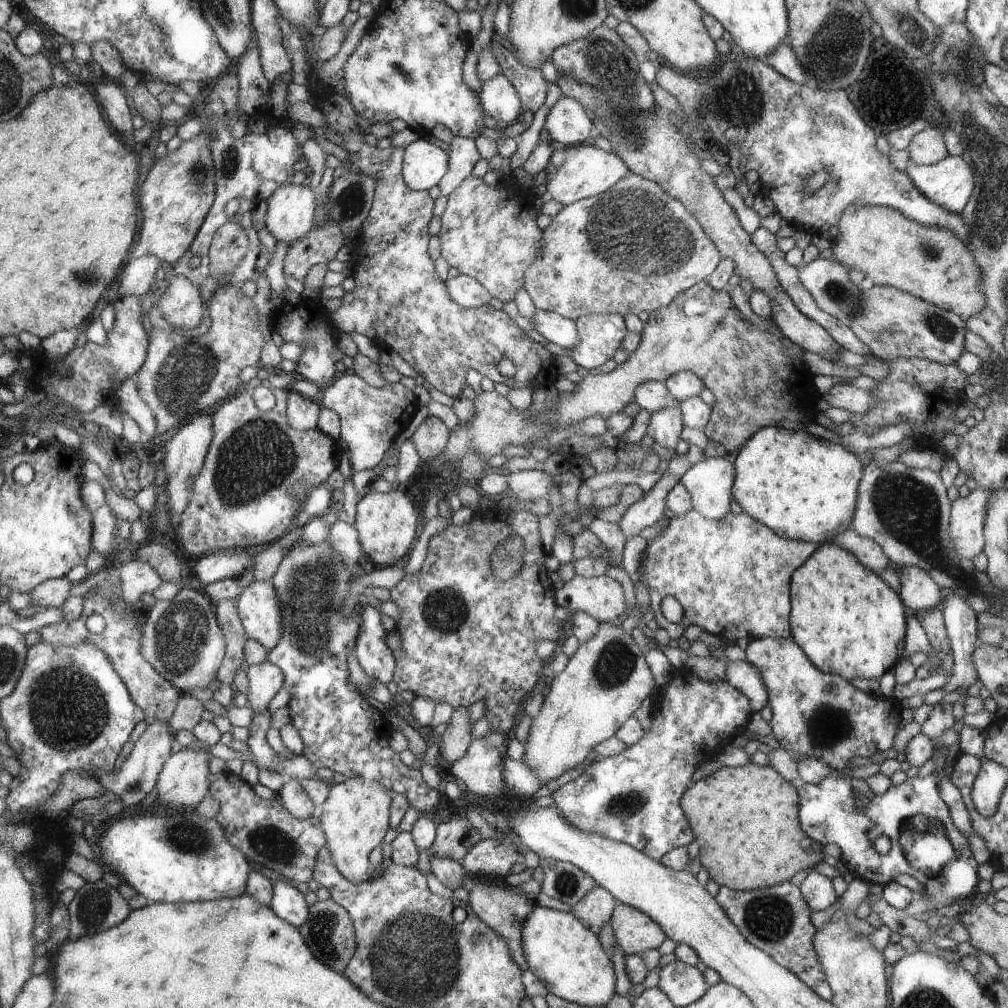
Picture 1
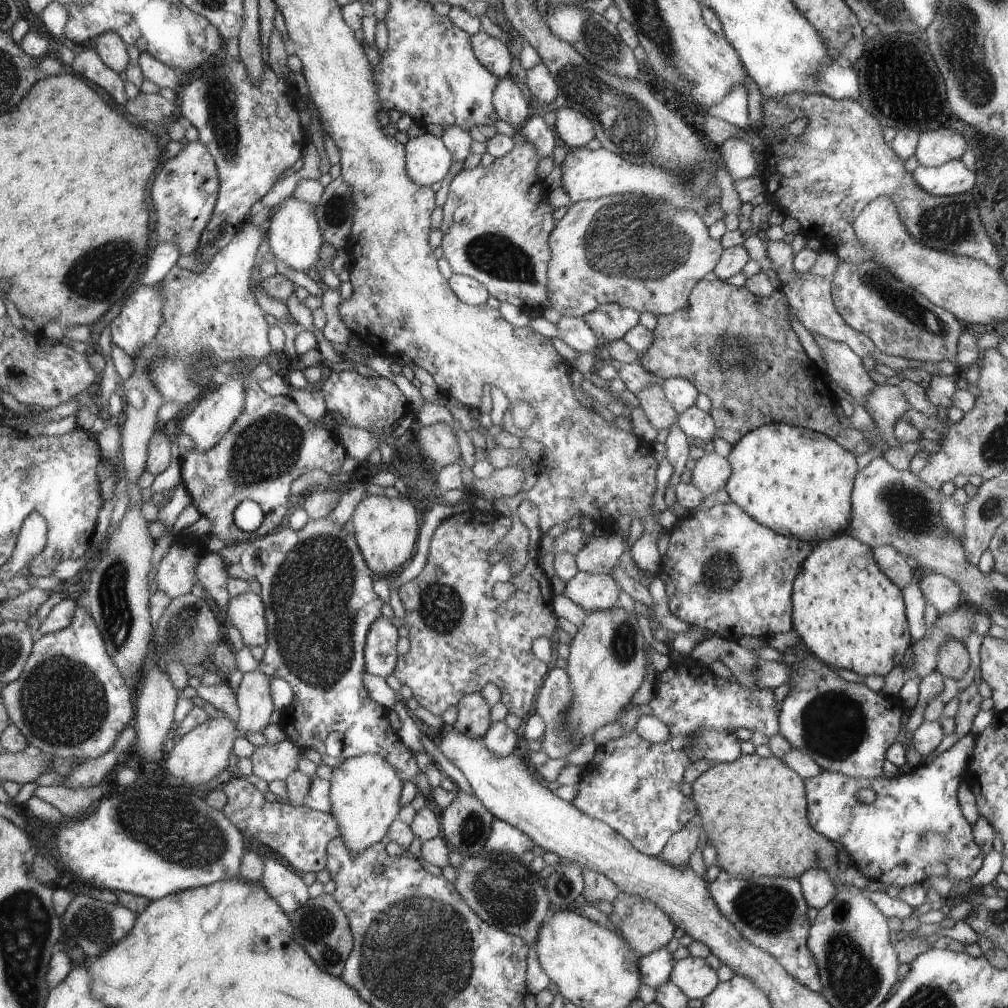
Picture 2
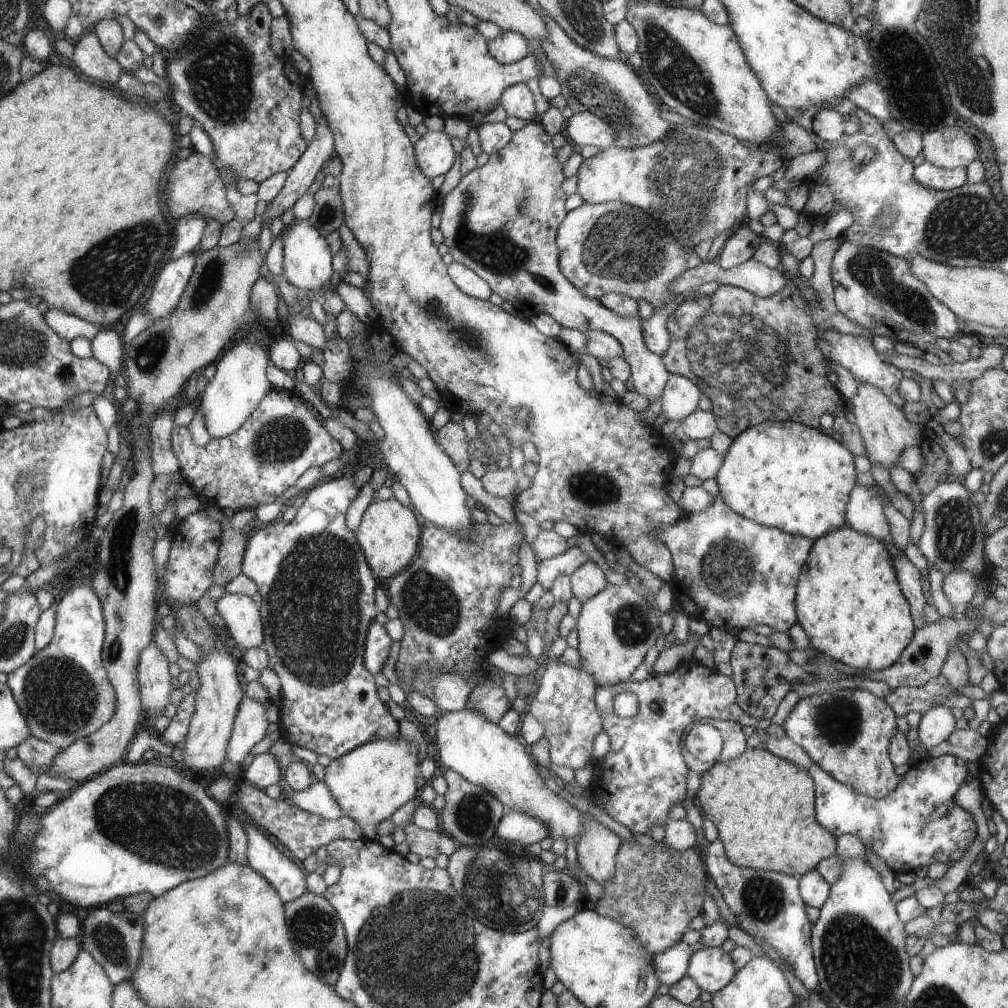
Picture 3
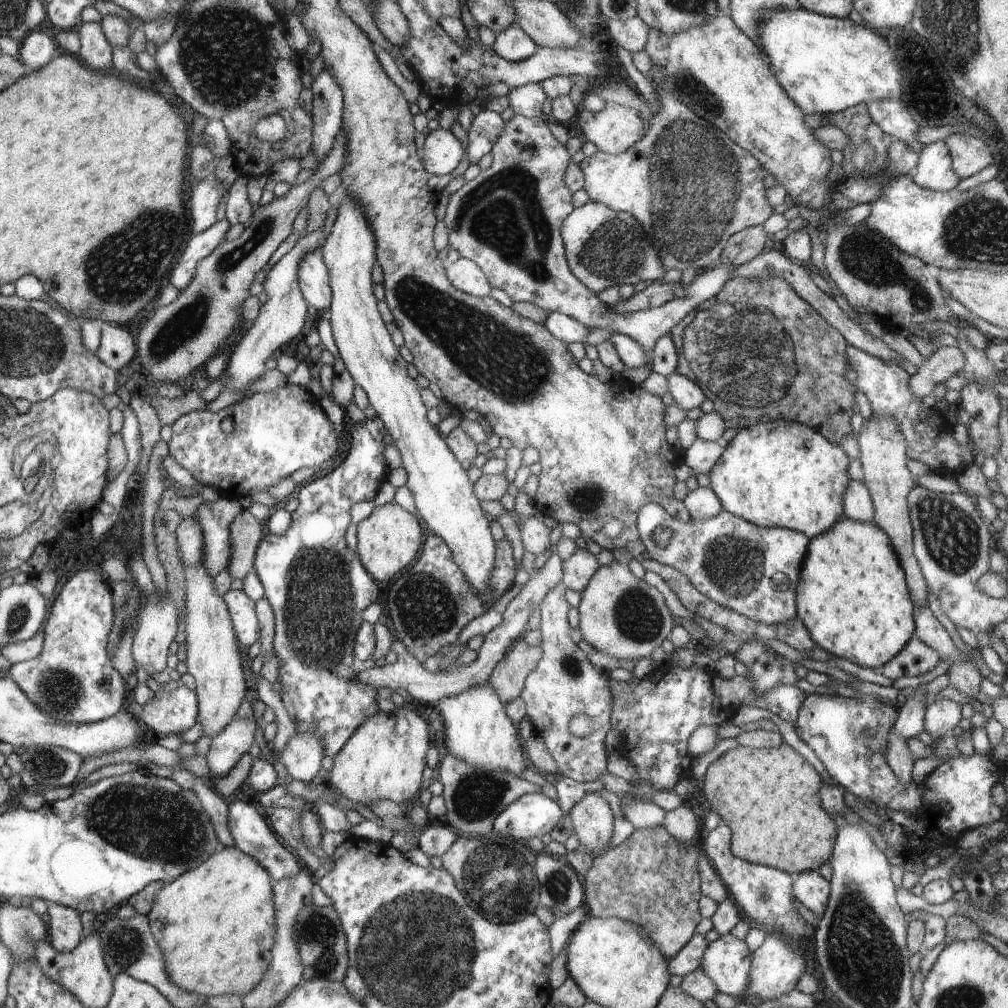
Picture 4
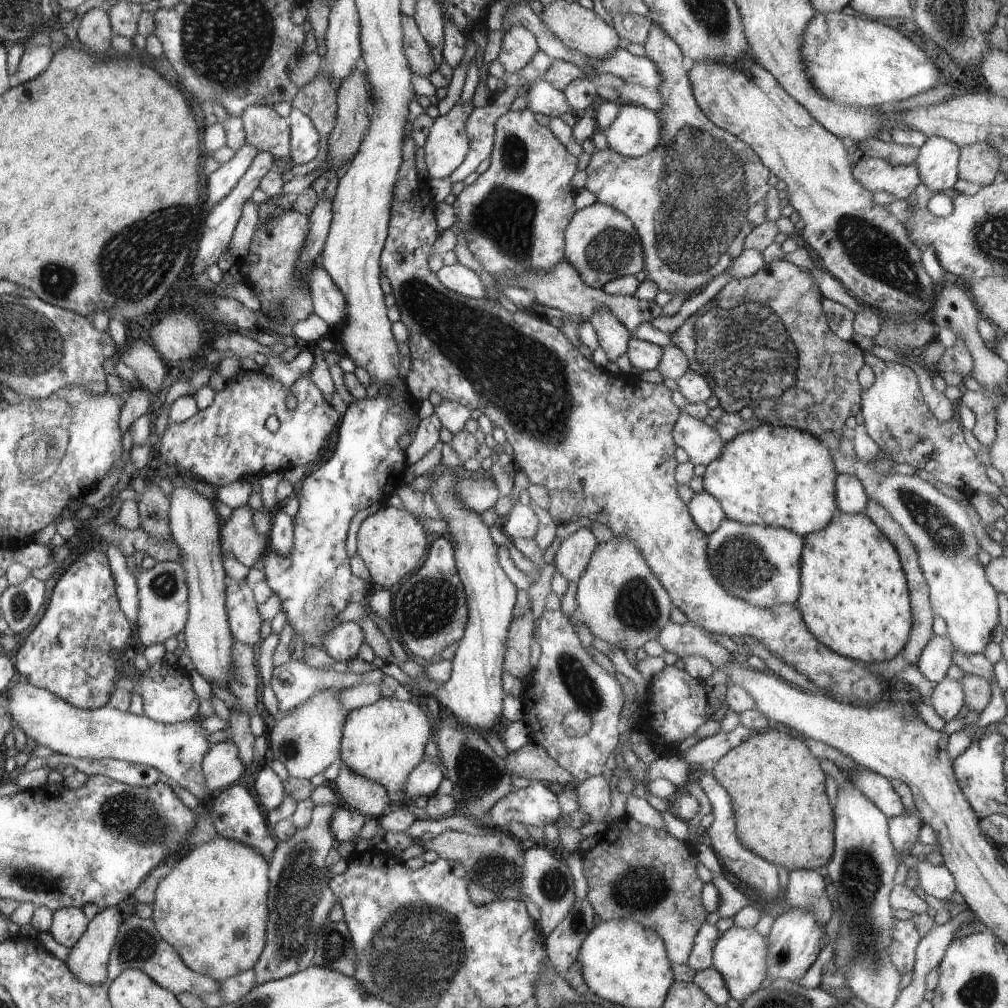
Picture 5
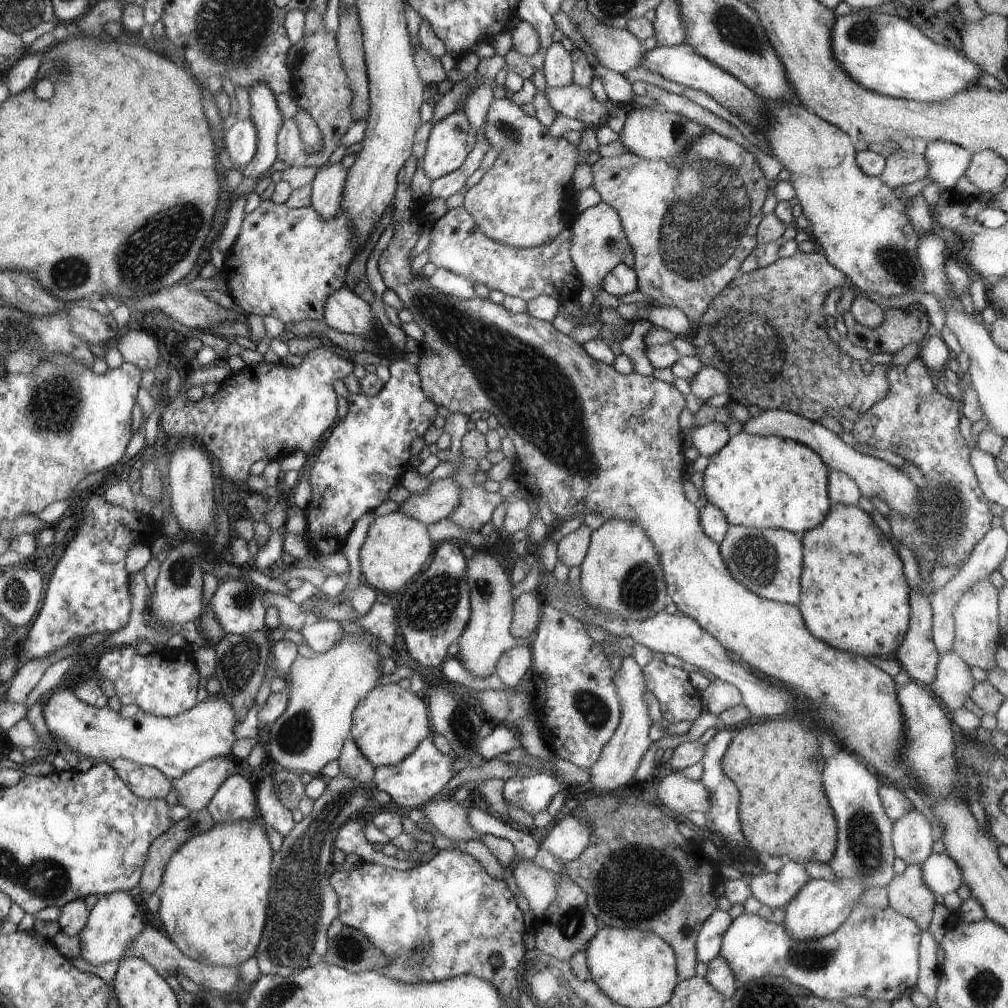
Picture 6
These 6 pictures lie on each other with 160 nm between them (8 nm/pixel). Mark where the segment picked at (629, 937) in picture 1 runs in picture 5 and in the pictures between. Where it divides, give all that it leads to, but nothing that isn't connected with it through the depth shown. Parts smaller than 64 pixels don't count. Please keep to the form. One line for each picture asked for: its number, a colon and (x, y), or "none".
2: (645, 927)
3: (656, 891)
4: (650, 879)
5: (637, 873)

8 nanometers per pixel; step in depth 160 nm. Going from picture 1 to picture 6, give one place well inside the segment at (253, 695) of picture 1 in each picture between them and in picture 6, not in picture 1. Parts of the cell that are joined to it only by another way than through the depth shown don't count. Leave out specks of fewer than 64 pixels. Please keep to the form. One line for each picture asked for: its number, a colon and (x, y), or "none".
2: (253, 696)
3: (251, 724)
4: (234, 741)
5: (221, 767)
6: (195, 789)

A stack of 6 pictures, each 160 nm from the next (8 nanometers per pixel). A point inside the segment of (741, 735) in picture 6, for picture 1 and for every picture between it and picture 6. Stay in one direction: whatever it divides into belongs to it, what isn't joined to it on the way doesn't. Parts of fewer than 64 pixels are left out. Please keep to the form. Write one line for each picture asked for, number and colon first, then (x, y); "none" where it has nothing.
1: (745, 821)
2: (754, 810)
3: (763, 806)
4: (769, 797)
5: (776, 786)

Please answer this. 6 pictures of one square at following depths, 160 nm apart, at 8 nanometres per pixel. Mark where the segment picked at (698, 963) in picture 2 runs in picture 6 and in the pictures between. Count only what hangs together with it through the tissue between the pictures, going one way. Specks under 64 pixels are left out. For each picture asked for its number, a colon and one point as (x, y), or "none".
3: (712, 968)
4: (727, 961)
5: (739, 955)
6: (875, 953)

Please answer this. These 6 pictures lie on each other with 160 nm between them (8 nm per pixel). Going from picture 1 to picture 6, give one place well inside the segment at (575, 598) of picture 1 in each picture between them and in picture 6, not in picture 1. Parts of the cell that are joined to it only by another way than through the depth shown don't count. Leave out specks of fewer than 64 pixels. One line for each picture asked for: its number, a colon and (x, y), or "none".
2: (592, 592)
3: (588, 580)
4: (578, 569)
5: (573, 556)
6: (572, 549)

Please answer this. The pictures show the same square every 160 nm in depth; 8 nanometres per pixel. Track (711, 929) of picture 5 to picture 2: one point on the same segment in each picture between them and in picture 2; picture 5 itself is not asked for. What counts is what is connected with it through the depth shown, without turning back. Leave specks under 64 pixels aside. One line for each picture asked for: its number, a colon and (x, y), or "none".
2: (655, 968)
3: (671, 965)
4: (689, 959)

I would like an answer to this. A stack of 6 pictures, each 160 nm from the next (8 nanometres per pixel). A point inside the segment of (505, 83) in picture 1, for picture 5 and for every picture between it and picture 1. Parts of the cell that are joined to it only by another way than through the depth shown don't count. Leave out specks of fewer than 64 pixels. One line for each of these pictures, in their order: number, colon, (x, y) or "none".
2: (509, 102)
3: (517, 100)
4: (527, 100)
5: (543, 98)

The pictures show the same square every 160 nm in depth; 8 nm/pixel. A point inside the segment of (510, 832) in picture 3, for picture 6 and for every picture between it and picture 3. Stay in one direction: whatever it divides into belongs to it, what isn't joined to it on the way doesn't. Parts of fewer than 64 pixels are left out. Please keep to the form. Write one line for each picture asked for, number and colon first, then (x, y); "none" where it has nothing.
4: (534, 814)
5: (535, 805)
6: (533, 793)

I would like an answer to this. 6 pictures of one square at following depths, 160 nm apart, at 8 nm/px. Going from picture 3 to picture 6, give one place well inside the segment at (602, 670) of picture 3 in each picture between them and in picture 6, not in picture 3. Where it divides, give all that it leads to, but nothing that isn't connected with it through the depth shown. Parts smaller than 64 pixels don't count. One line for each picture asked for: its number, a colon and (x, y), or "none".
4: (620, 615)
5: (622, 602)
6: (621, 574)

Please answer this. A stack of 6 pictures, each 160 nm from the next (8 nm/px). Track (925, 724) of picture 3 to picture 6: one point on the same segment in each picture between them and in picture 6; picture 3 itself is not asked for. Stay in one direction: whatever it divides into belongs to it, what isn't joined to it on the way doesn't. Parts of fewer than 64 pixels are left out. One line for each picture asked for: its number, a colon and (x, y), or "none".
4: (943, 715)
5: (947, 699)
6: (954, 681)

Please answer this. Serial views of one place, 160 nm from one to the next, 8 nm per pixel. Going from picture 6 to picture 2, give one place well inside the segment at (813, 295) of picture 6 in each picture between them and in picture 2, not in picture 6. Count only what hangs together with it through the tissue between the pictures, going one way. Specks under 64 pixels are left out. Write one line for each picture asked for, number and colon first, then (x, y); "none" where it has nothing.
2: (739, 349)
3: (757, 358)
4: (761, 353)
5: (763, 341)

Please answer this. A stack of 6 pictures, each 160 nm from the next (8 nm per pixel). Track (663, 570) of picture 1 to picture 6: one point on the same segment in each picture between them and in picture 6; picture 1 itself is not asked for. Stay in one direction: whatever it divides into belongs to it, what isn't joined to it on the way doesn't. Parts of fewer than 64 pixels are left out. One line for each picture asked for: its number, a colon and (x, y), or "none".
2: (723, 571)
3: (730, 572)
4: (754, 571)
5: (760, 565)
6: (768, 562)

